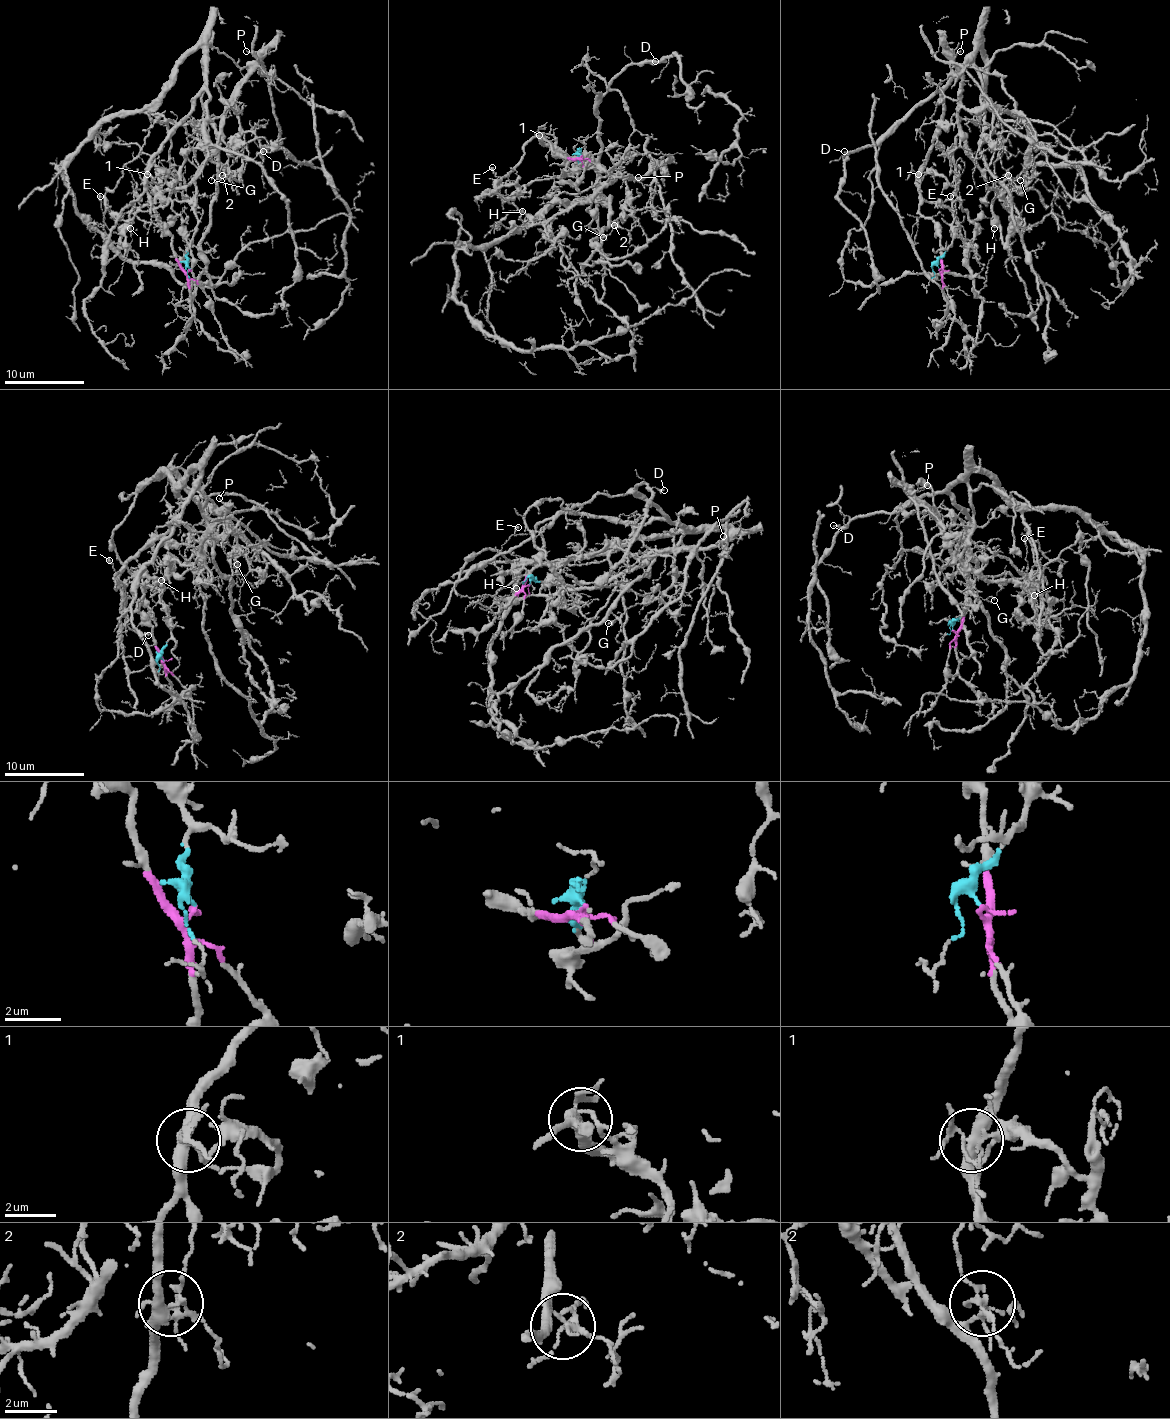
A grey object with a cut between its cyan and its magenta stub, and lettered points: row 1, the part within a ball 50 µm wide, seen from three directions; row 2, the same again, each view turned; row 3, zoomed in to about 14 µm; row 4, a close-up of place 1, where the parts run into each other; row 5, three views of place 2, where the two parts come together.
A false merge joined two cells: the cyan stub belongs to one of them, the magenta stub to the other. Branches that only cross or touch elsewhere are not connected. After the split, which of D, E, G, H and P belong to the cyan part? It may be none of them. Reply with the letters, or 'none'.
G, P

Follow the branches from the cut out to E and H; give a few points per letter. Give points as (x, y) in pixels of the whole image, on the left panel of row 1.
E: (190, 269), (180, 263), (169, 231), (149, 211), (145, 193), (129, 203), (109, 229), (103, 221), (99, 195)
H: (190, 269), (143, 193), (111, 231), (101, 277), (107, 291), (127, 255), (129, 227)

